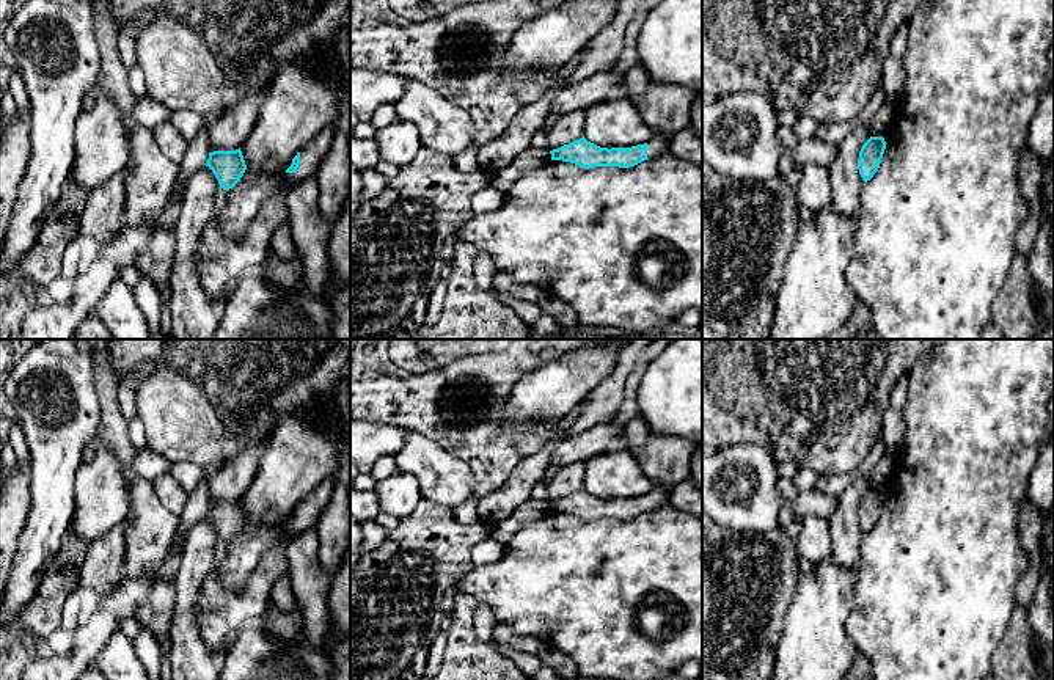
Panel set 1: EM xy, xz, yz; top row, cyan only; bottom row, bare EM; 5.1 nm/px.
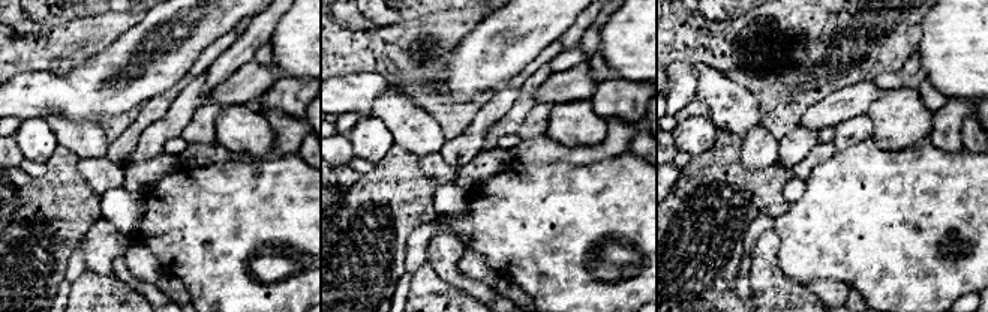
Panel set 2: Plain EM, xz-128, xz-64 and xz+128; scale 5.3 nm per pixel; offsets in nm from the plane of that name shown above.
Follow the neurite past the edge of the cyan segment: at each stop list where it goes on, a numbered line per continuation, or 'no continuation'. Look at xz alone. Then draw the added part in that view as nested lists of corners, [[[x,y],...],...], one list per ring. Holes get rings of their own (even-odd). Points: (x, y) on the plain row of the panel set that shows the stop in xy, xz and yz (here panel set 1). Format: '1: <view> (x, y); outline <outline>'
1: xz (657, 497); outline [[[653,487],[647,493],[647,510],[655,510],[668,504],[669,490],[661,487]]]

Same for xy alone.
1: xy (311, 506); outline [[[338,474],[322,481],[309,495],[300,501],[300,517],[295,525],[286,526],[287,540],[305,529],[314,528],[322,512],[328,507]]]

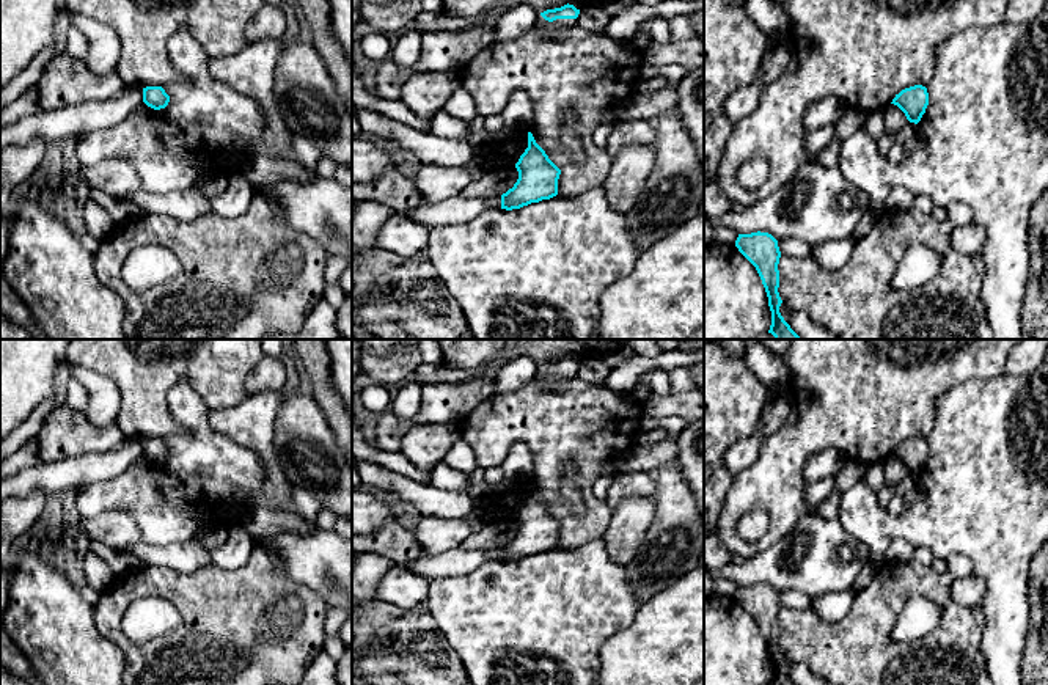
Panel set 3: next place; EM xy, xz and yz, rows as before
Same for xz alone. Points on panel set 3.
1: xz (542, 377); outline [[[540,364],[537,368],[536,380],[540,385],[550,385],[550,383],[562,383],[569,379],[577,377],[577,371],[556,371],[553,374],[545,372]]]

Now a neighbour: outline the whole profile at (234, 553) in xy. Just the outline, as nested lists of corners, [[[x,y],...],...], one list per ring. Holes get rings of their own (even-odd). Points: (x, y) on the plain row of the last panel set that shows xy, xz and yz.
[[[242,523],[228,528],[228,539],[220,547],[209,547],[212,564],[226,570],[242,569],[255,550],[253,536]]]

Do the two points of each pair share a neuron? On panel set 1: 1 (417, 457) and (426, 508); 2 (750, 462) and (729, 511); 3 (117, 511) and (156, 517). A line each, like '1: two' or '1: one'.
1: two
2: one
3: two

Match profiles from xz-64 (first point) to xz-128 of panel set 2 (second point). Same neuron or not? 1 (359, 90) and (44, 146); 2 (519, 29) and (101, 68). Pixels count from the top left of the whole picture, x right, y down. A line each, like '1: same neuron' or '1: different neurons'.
1: different neurons
2: same neuron

